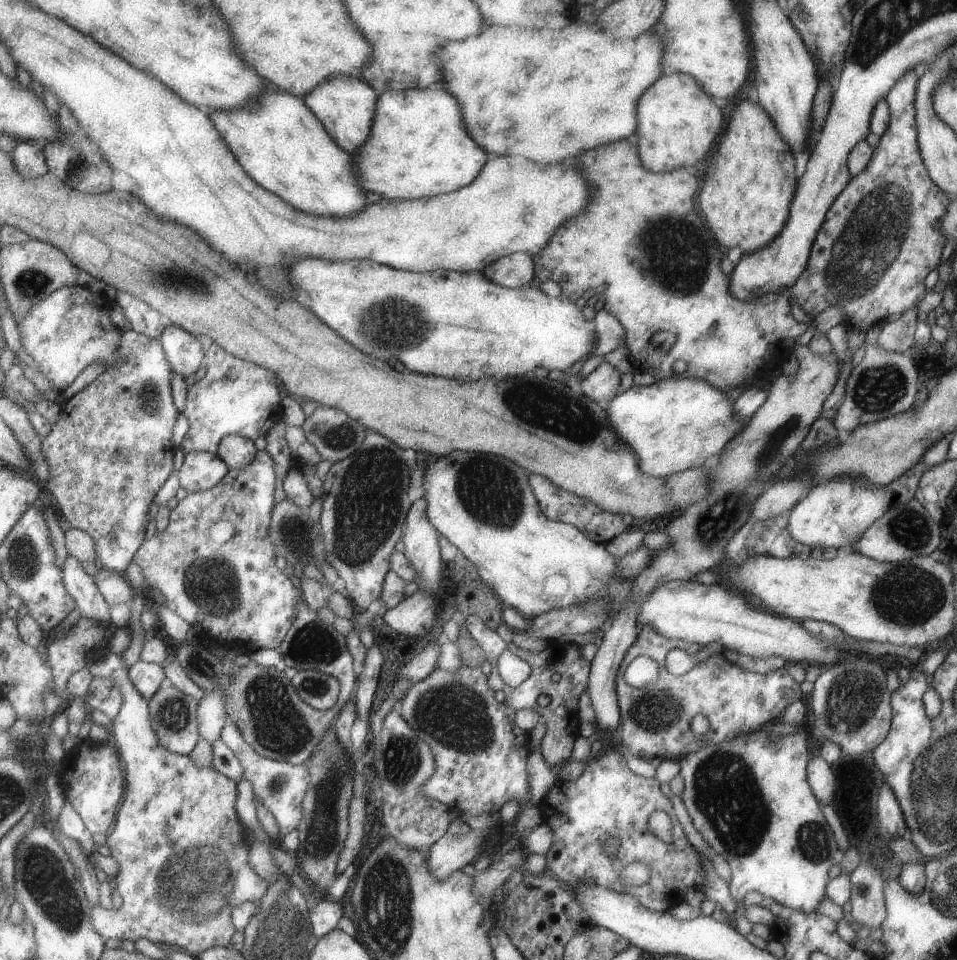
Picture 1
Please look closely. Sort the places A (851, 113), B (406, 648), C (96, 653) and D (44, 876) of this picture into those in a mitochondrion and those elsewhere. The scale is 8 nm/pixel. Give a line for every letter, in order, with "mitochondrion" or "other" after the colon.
A: other
B: other
C: other
D: mitochondrion

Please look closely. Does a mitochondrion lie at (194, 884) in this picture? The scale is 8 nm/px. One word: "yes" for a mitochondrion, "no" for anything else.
yes

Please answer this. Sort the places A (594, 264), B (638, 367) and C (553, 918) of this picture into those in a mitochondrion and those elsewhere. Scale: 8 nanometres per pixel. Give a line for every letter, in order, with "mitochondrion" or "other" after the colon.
A: other
B: other
C: other

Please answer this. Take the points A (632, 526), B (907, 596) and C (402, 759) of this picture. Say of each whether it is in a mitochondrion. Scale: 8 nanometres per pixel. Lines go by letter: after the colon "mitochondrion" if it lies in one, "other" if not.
A: other
B: mitochondrion
C: mitochondrion

